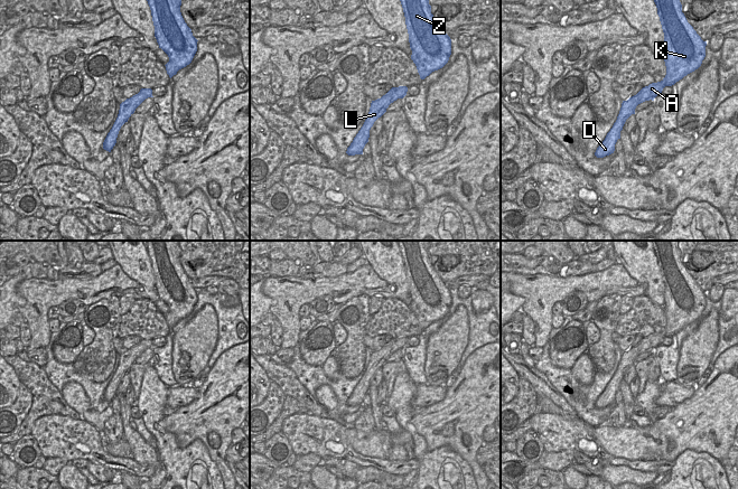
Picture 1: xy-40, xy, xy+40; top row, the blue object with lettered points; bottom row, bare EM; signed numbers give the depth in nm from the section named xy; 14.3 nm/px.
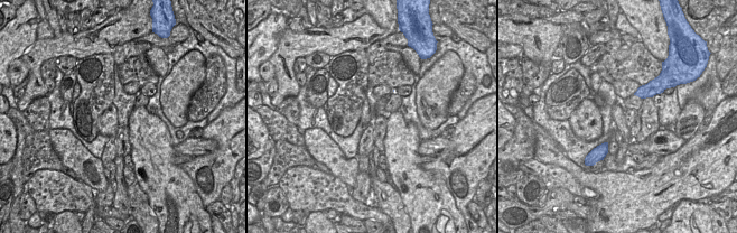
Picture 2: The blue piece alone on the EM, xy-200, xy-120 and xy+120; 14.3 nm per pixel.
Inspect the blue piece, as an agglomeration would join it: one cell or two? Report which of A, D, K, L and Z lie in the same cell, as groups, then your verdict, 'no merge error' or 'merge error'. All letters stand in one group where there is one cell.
groups A D K L Z; no merge error

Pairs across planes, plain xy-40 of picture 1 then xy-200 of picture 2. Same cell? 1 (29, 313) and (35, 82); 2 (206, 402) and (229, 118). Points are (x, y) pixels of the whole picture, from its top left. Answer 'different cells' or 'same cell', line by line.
1: same cell
2: same cell

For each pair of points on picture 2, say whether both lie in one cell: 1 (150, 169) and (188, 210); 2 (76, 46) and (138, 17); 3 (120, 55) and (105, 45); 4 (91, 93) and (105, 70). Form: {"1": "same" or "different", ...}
{"1": "same", "2": "same", "3": "different", "4": "same"}

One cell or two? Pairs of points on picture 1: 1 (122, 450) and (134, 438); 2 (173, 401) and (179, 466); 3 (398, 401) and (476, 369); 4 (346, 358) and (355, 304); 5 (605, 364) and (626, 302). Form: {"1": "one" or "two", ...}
{"1": "two", "2": "two", "3": "two", "4": "one", "5": "two"}

